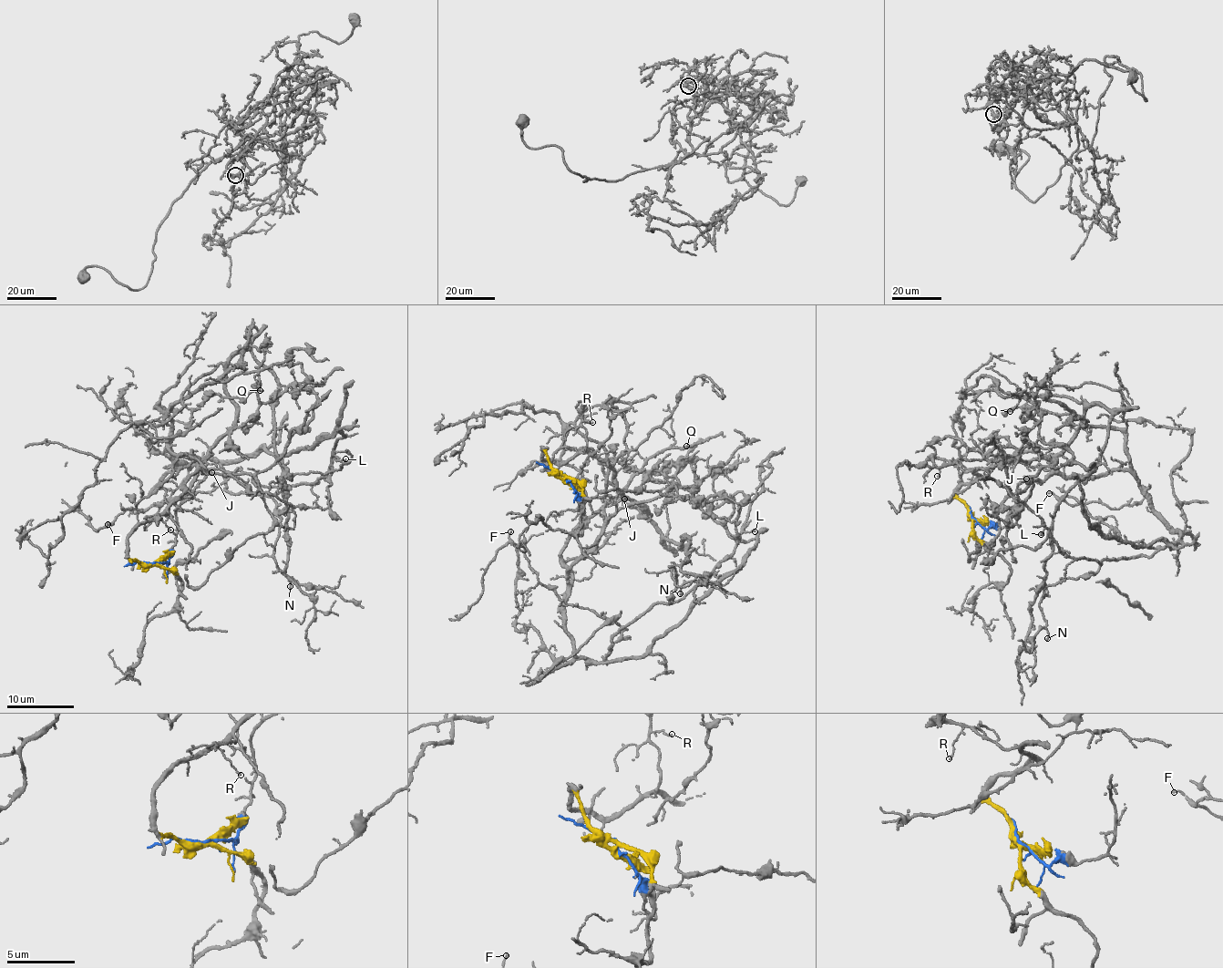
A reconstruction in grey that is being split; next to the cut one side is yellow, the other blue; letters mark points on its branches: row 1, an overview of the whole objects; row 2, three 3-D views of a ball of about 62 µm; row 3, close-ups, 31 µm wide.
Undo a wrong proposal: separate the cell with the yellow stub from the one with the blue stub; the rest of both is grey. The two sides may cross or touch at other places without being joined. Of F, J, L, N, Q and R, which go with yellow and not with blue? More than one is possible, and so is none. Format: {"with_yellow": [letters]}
{"with_yellow": ["R"]}

